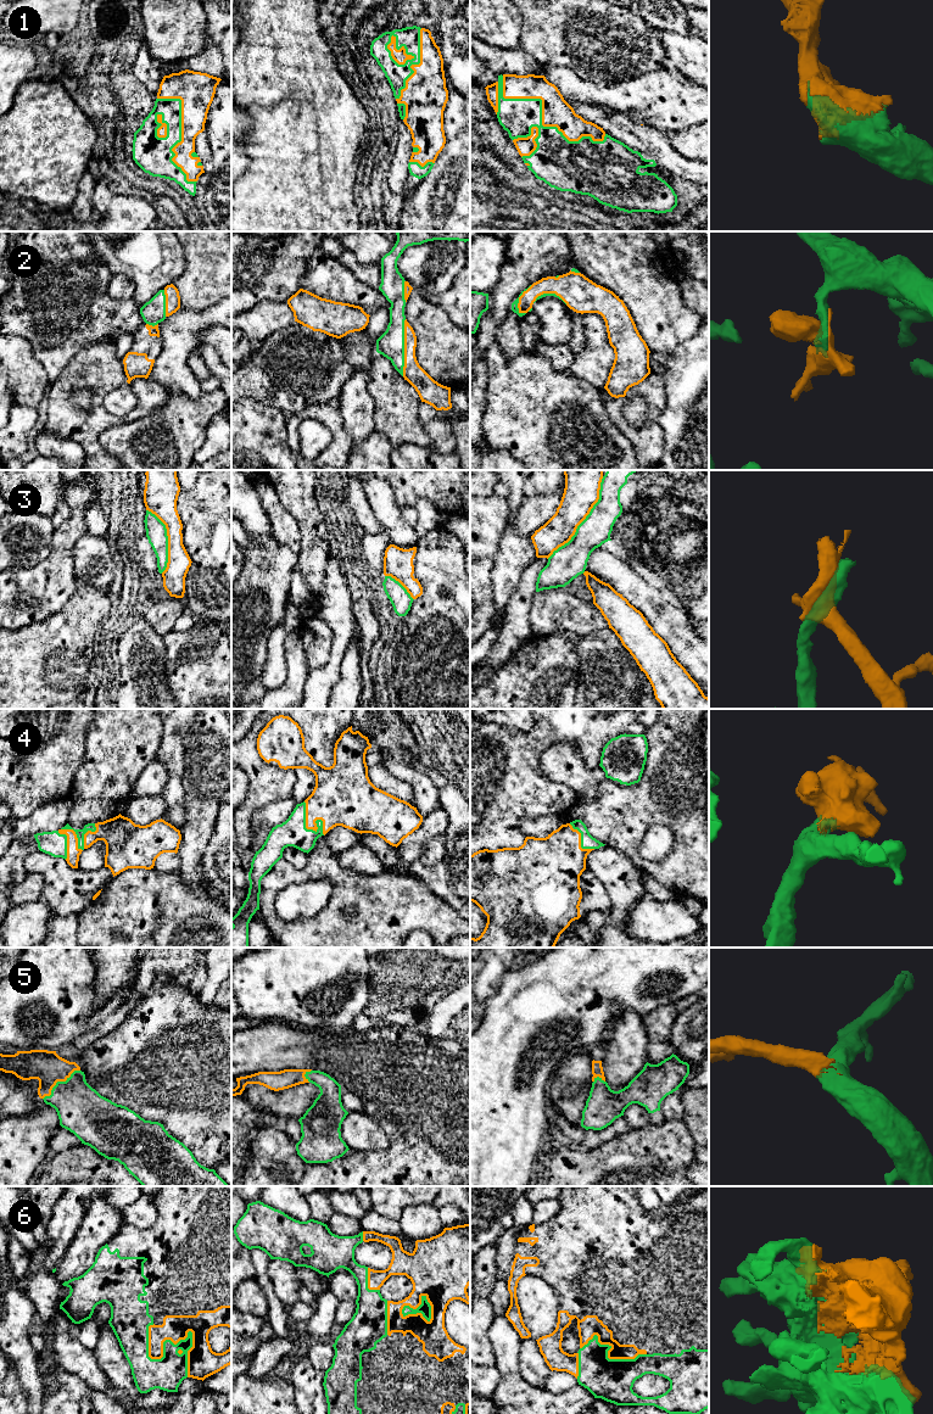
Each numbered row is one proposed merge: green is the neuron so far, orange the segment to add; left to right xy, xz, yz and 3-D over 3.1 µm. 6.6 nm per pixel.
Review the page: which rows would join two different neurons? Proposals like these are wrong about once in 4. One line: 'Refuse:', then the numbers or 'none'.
Refuse: 3

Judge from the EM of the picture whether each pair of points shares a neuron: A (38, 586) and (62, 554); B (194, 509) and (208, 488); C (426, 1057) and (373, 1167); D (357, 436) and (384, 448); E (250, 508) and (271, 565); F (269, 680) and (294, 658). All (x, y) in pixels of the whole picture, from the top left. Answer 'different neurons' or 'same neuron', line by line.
A: same neuron
B: same neuron
C: same neuron
D: different neurons
E: same neuron
F: different neurons

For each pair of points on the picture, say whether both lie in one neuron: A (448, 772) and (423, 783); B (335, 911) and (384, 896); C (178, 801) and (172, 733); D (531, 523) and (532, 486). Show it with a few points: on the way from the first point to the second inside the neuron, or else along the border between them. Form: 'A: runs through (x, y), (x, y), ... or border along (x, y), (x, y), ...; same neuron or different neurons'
A: border along (426, 773), (437, 789), (440, 806); different neurons
B: runs through (346, 899), (348, 896), (372, 896); same neuron
C: runs through (176, 784), (176, 766), (172, 750); same neuron
D: border along (560, 487), (548, 493), (524, 496); different neurons

